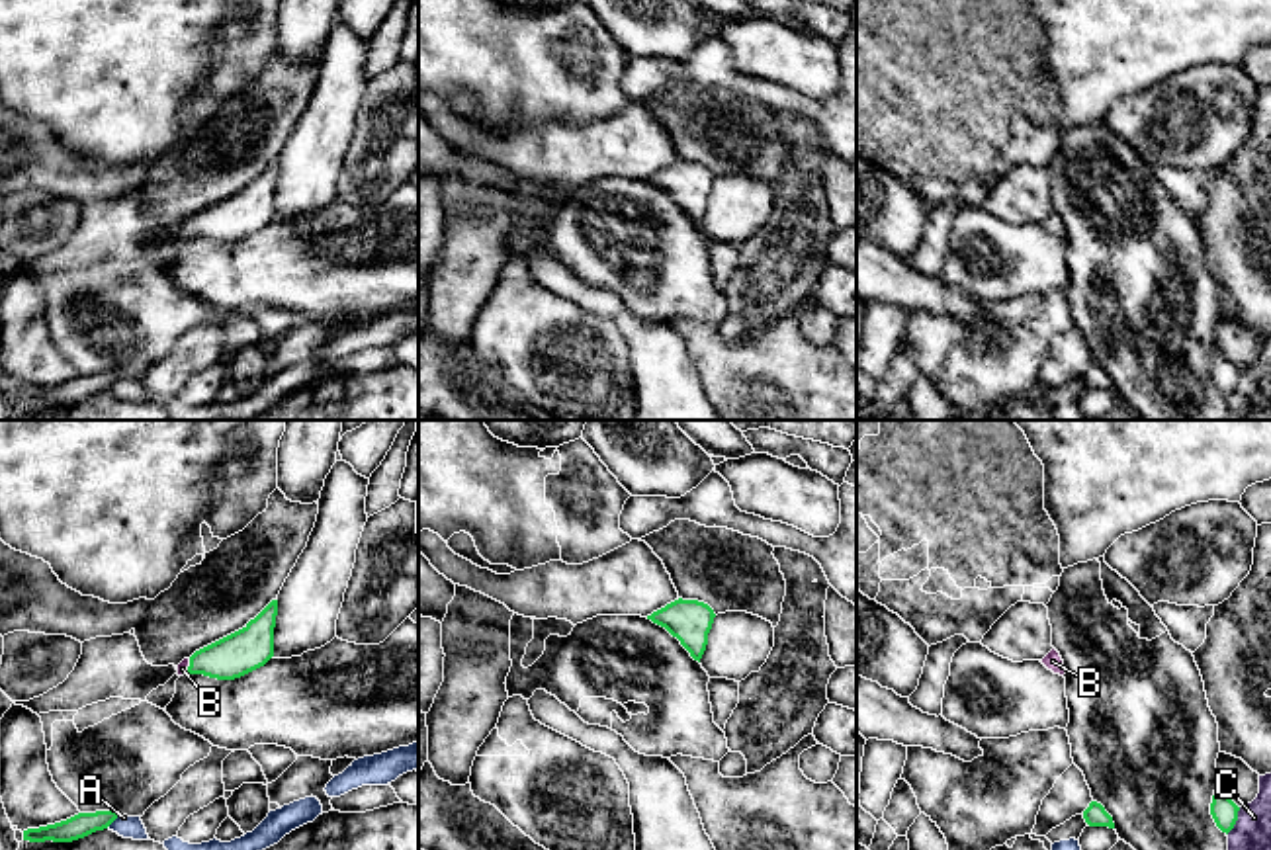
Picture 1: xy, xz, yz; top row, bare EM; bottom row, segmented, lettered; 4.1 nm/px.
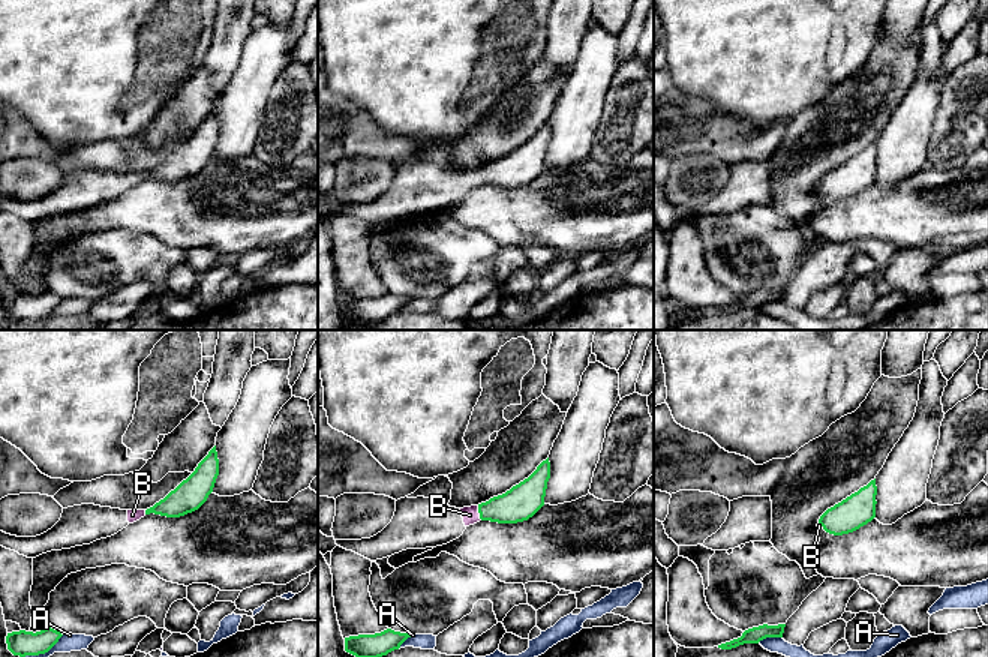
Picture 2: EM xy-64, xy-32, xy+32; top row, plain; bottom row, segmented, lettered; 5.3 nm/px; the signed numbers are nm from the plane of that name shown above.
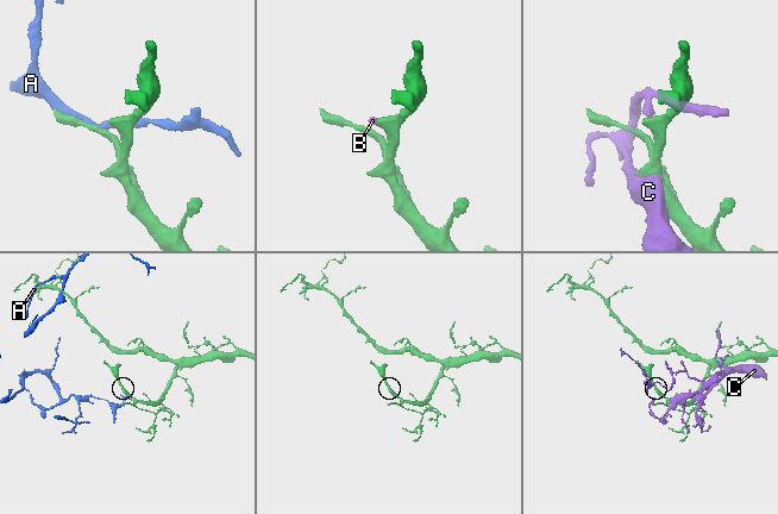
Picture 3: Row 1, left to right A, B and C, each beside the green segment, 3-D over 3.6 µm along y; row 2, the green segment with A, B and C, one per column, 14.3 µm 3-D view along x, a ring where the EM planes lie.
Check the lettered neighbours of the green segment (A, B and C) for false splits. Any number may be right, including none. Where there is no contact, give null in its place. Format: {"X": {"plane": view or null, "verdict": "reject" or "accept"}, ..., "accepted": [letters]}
{"A": {"plane": "xy", "verdict": "reject"}, "B": {"plane": "xy", "verdict": "accept"}, "C": {"plane": "yz", "verdict": "reject"}, "accepted": ["B"]}

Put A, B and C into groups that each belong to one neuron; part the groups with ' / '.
A / B / C

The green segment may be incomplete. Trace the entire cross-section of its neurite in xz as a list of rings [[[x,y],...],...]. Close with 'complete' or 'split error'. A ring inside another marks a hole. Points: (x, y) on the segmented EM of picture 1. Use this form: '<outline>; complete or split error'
[[[682,598],[647,616],[647,619],[665,627],[673,637],[677,637],[698,662],[706,651],[714,617],[716,614],[708,604]]]; complete

